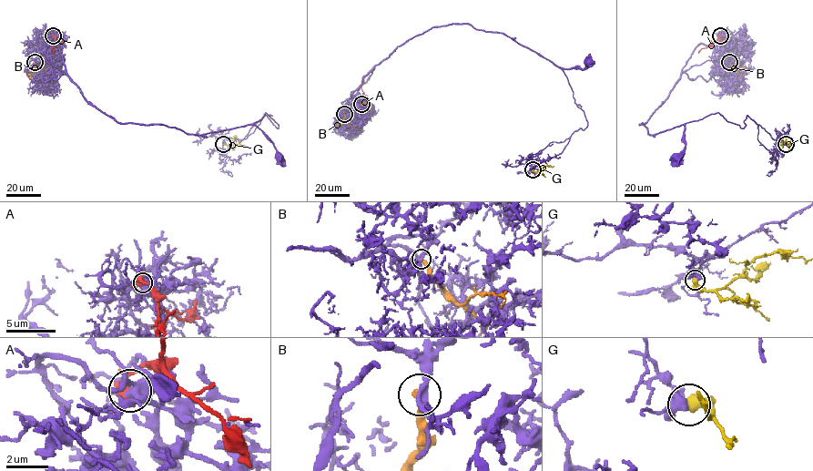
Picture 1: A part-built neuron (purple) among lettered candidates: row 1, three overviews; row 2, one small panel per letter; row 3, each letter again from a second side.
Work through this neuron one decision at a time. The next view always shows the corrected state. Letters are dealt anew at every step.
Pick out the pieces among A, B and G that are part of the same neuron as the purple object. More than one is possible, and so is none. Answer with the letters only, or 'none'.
G

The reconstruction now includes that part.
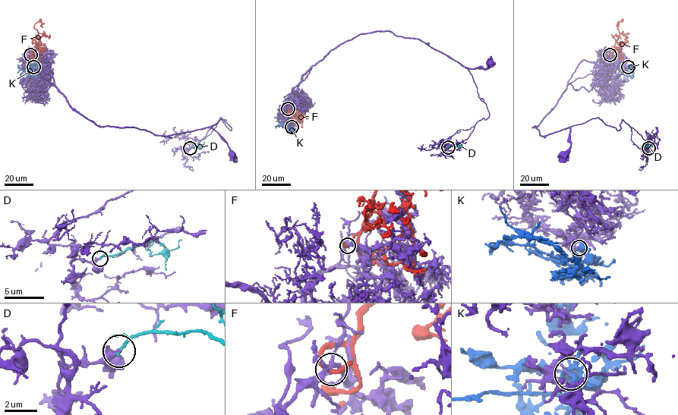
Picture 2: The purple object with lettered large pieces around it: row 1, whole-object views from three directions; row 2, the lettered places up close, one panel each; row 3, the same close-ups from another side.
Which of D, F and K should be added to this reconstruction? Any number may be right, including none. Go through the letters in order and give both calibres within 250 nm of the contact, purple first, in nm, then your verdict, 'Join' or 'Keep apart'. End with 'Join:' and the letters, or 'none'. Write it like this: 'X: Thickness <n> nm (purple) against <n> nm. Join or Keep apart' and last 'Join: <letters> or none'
D: Thickness 280 nm (purple) against 130 nm. Keep apart
F: Thickness 200 nm (purple) against 260 nm. Keep apart
K: Thickness 110 nm (purple) against 320 nm. Keep apart
Join: none

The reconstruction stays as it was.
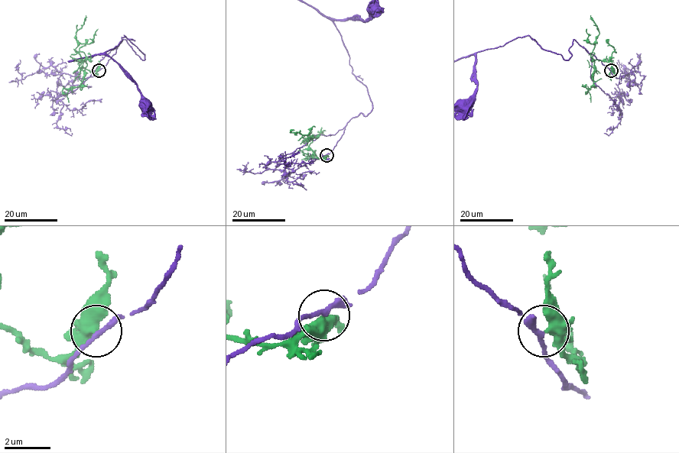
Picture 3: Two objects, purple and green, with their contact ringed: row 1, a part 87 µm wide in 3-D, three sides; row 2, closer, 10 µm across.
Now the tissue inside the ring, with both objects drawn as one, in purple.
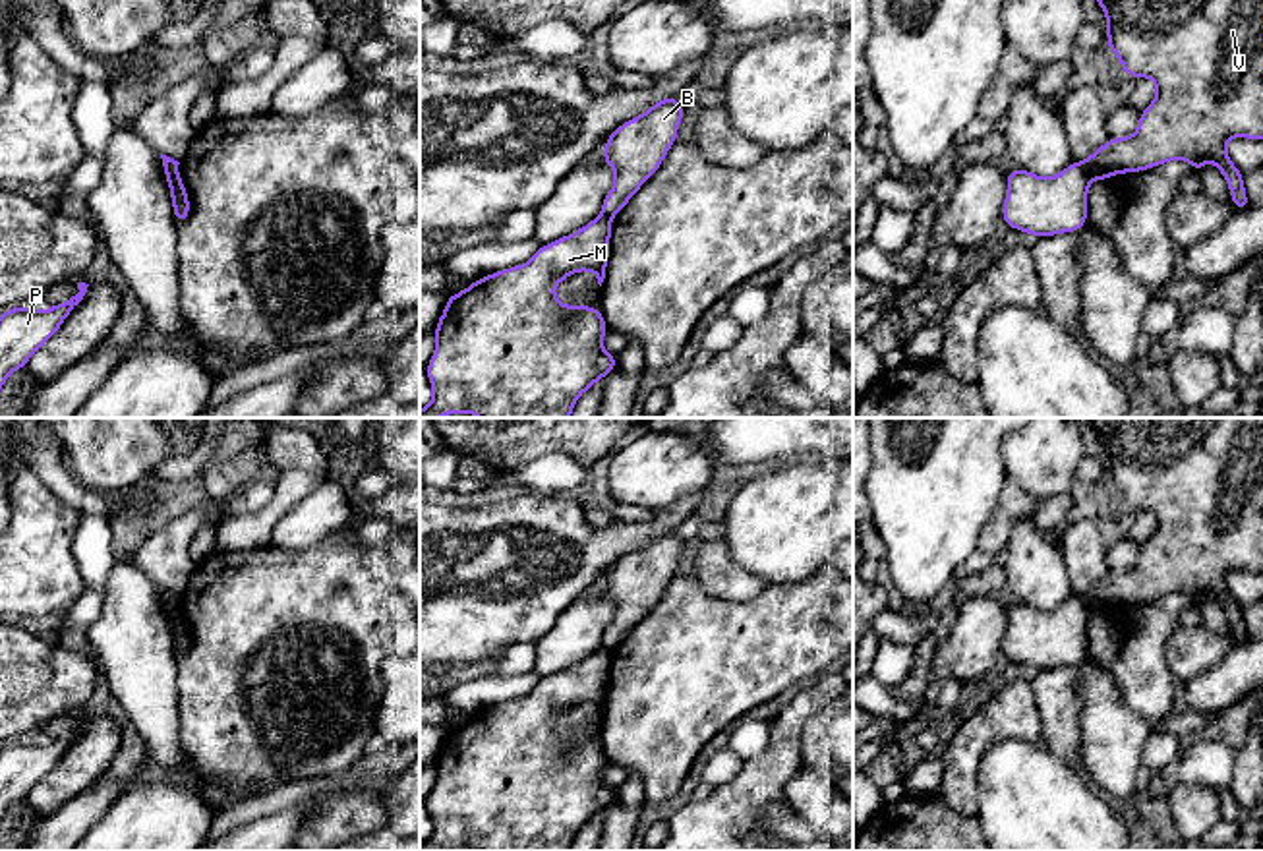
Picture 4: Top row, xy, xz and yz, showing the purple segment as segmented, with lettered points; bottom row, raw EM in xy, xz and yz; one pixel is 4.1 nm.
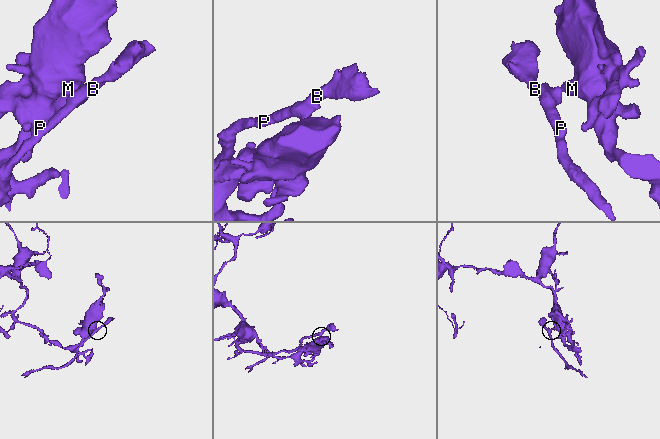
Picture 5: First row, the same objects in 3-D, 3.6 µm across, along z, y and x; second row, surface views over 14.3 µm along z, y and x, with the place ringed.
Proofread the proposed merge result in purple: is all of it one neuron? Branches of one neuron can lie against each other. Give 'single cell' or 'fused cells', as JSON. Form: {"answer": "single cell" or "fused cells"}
{"answer": "fused cells"}

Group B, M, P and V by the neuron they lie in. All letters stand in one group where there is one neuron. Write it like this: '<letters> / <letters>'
B P / M V

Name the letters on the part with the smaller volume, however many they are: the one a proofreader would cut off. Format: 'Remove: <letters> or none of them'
Remove: B, P

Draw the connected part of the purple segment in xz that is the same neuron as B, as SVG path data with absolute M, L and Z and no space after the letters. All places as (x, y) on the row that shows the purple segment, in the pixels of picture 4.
M677 95L661 99L605 139L602 161L615 170L615 184L603 197L603 217L613 219L661 166L669 147L677 141L683 112L685 106Z

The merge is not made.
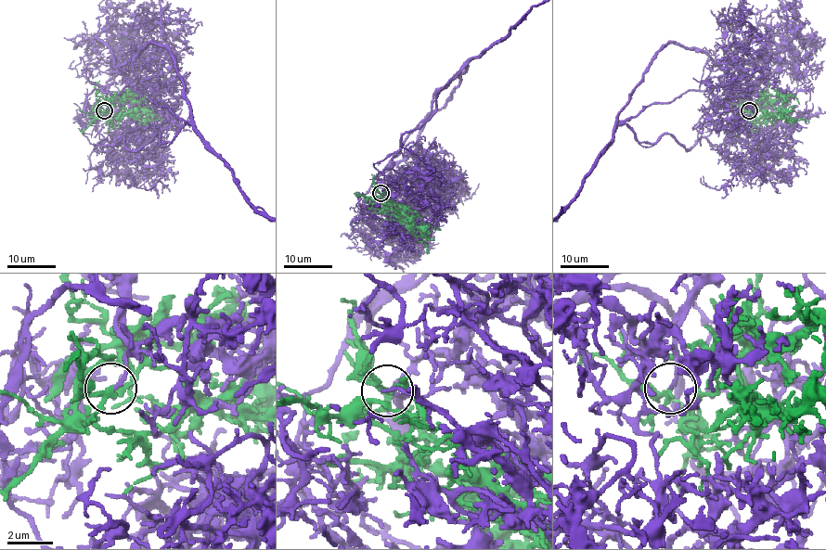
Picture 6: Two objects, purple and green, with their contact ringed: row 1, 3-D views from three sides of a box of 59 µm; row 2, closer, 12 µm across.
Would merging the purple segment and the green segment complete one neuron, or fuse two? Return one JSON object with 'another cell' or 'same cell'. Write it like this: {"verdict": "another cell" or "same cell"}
{"verdict": "same cell"}

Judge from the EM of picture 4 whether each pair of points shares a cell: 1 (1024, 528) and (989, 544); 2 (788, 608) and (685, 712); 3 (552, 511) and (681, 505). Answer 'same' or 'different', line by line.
1: different
2: same
3: same

